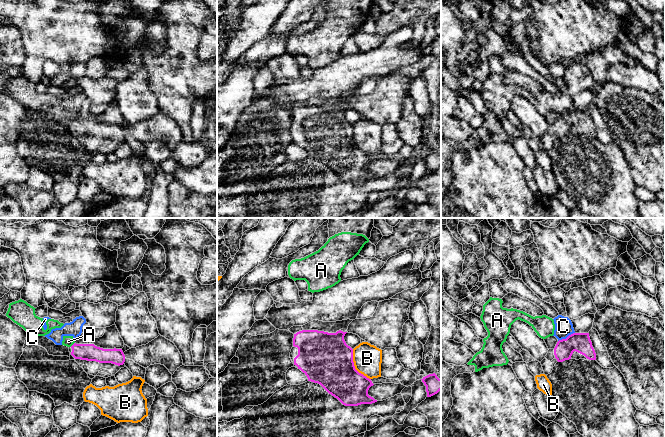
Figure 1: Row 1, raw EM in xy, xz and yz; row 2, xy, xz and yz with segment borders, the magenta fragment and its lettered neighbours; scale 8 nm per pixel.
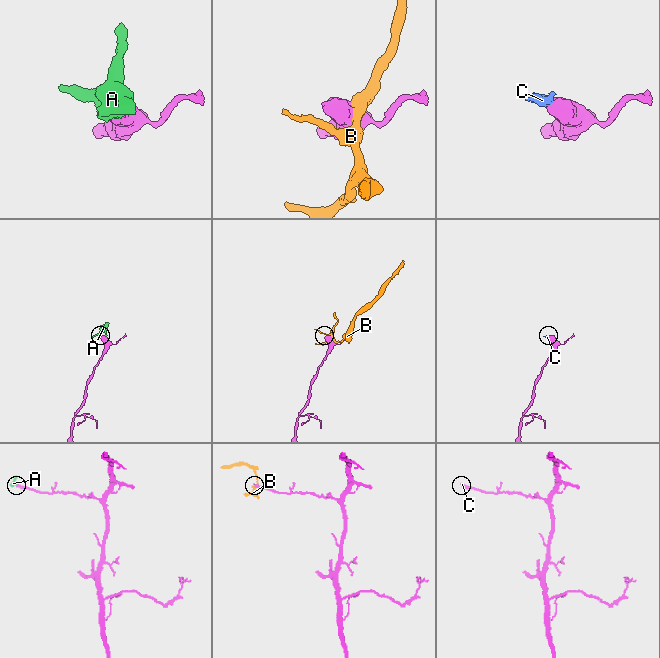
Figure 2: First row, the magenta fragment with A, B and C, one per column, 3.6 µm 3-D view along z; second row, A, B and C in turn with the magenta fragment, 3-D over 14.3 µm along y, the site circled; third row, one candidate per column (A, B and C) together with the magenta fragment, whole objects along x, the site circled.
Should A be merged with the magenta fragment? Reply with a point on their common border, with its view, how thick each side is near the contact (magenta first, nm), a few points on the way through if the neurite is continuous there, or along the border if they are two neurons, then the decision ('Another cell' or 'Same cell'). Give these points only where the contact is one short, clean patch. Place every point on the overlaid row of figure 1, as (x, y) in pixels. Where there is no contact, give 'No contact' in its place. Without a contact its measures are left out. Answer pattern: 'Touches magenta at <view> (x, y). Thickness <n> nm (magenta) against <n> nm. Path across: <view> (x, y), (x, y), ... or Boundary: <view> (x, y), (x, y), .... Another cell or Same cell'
Touches magenta at xy (73, 344). Thickness 140 nm (magenta) against 90 nm. Boundary: xy (74, 342), (70, 346). Another cell

